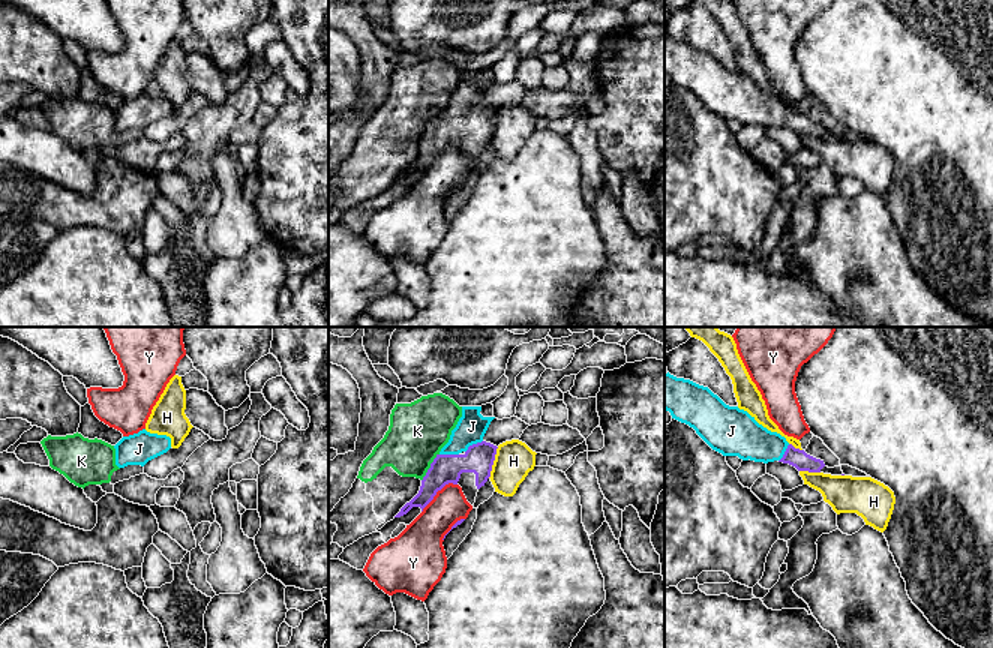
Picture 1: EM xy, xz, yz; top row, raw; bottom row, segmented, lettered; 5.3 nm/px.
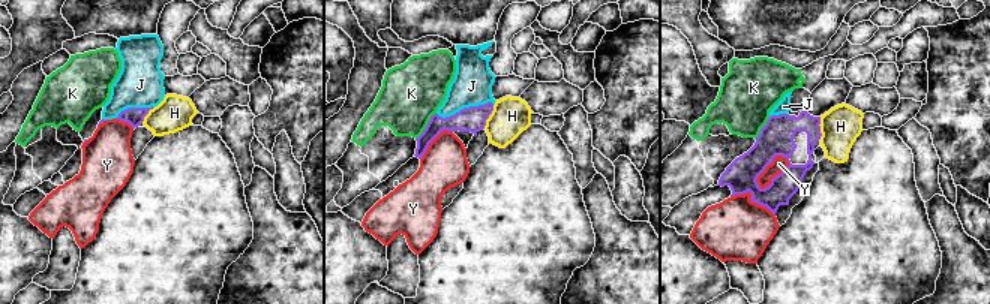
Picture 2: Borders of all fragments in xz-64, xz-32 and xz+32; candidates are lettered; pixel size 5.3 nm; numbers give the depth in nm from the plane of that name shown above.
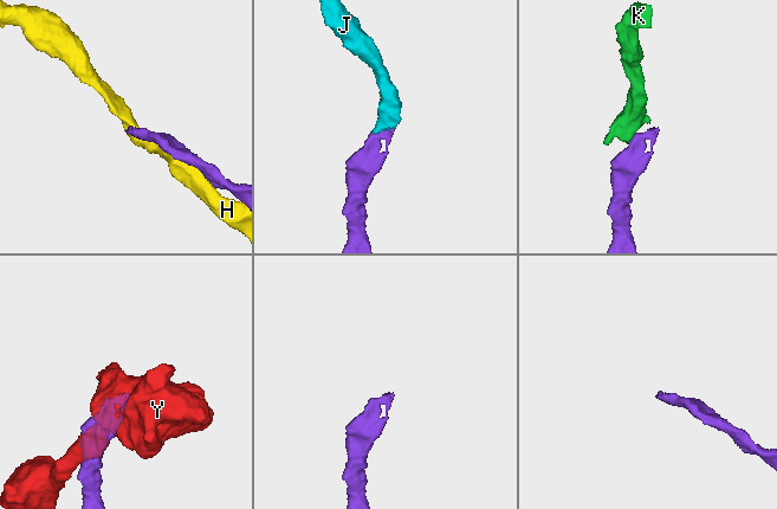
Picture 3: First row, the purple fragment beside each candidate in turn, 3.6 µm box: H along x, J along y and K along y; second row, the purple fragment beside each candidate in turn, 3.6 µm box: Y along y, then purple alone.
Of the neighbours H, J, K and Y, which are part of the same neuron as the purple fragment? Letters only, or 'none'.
J

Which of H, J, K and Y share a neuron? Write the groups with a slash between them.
H / J / K / Y

